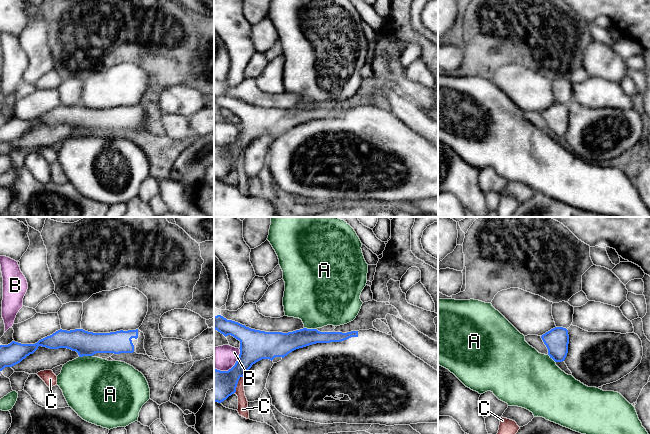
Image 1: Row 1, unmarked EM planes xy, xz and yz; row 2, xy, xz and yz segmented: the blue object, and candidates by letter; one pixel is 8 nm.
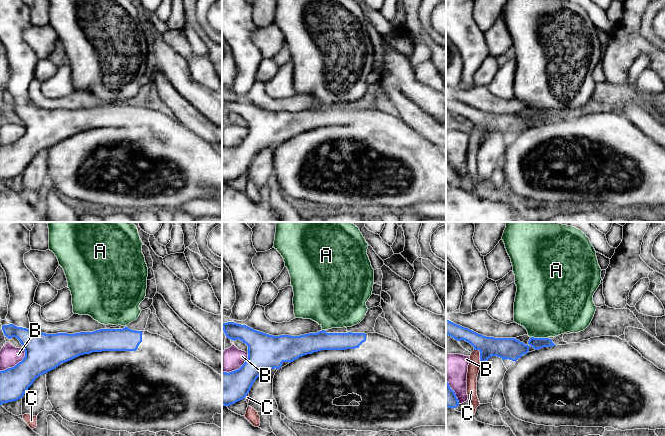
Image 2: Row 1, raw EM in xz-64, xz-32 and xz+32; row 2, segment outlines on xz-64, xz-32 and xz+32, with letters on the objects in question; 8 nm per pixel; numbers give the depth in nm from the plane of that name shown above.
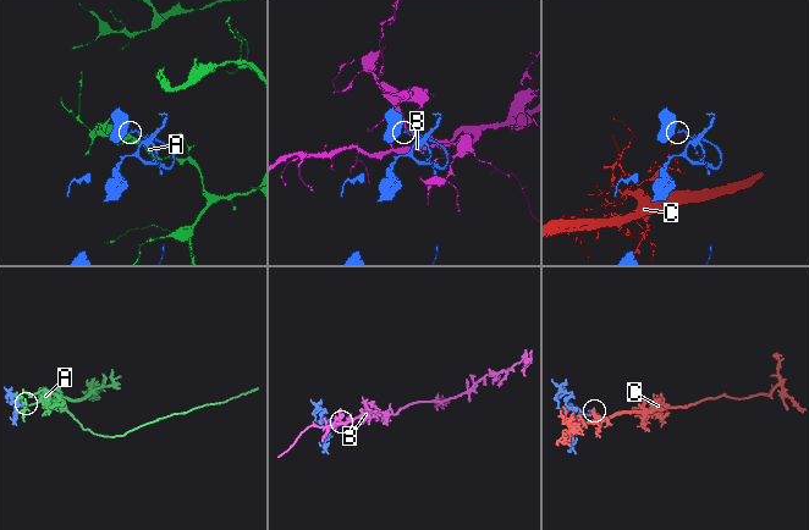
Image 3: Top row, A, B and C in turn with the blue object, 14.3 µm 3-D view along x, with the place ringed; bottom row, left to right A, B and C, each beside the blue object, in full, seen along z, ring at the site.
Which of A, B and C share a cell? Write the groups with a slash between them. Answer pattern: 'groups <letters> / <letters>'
groups A / B / C

